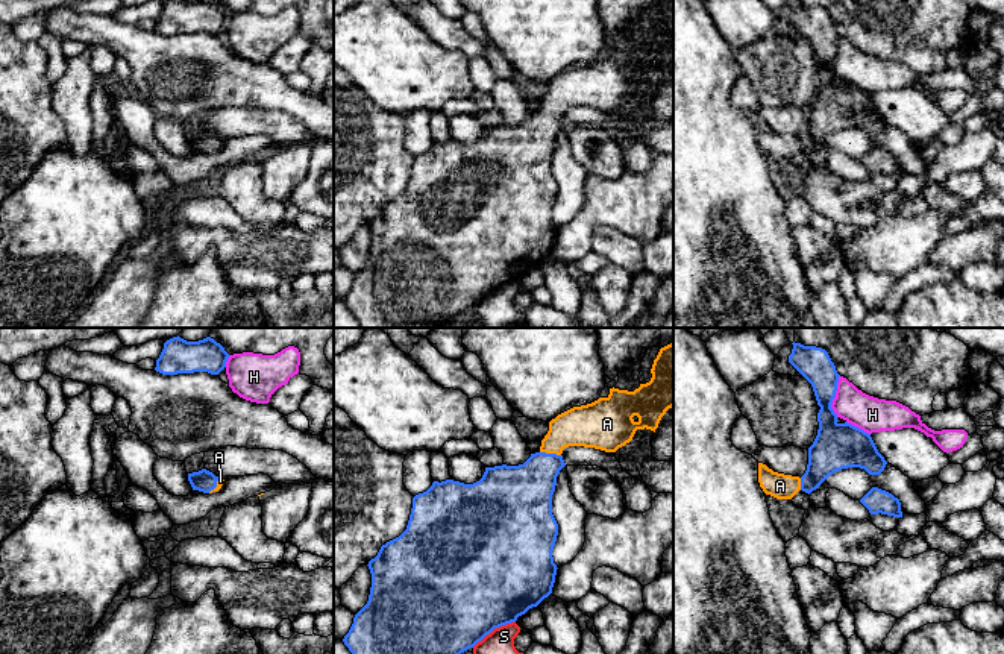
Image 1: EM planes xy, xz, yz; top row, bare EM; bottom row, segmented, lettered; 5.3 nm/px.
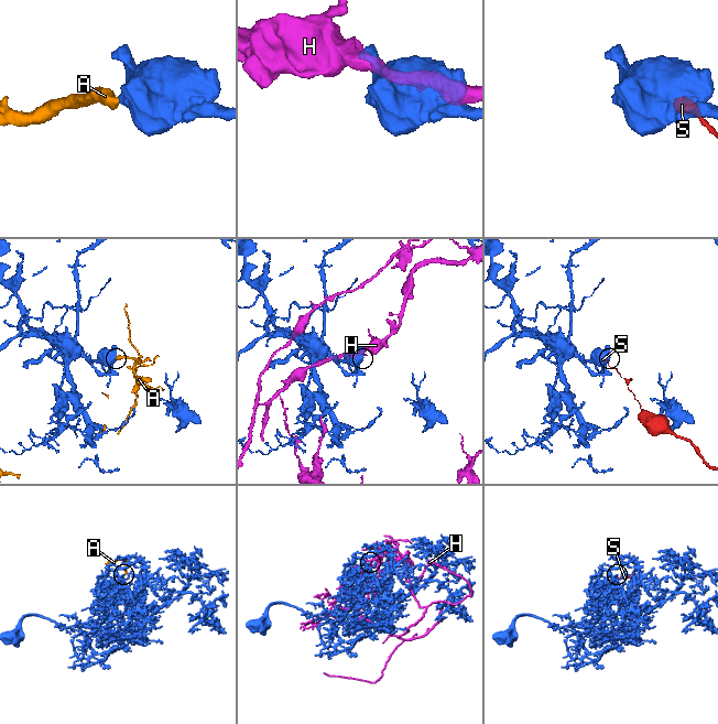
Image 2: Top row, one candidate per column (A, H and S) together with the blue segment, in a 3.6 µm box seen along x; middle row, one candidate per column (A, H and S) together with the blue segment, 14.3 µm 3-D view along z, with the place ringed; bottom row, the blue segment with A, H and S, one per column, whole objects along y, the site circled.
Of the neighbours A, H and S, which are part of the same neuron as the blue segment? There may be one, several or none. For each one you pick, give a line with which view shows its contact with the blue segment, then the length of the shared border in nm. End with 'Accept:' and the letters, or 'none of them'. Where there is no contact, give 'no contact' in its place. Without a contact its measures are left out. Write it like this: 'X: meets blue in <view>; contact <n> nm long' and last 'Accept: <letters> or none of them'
A: meets blue in xz; contact 110 nm long
Accept: A

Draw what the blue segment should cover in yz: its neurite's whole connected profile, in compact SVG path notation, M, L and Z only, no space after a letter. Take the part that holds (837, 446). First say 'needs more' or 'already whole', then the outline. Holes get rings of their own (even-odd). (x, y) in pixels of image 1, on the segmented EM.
needs more; M792 343L789 363L811 384L817 405L819 429L808 448L808 464L799 476L773 472L758 463L758 483L766 495L777 499L792 499L799 490L811 493L830 475L848 467L864 469L869 475L880 475L887 461L878 452L871 434L845 422L837 422L831 408L836 398L839 373L828 352L816 346Z

